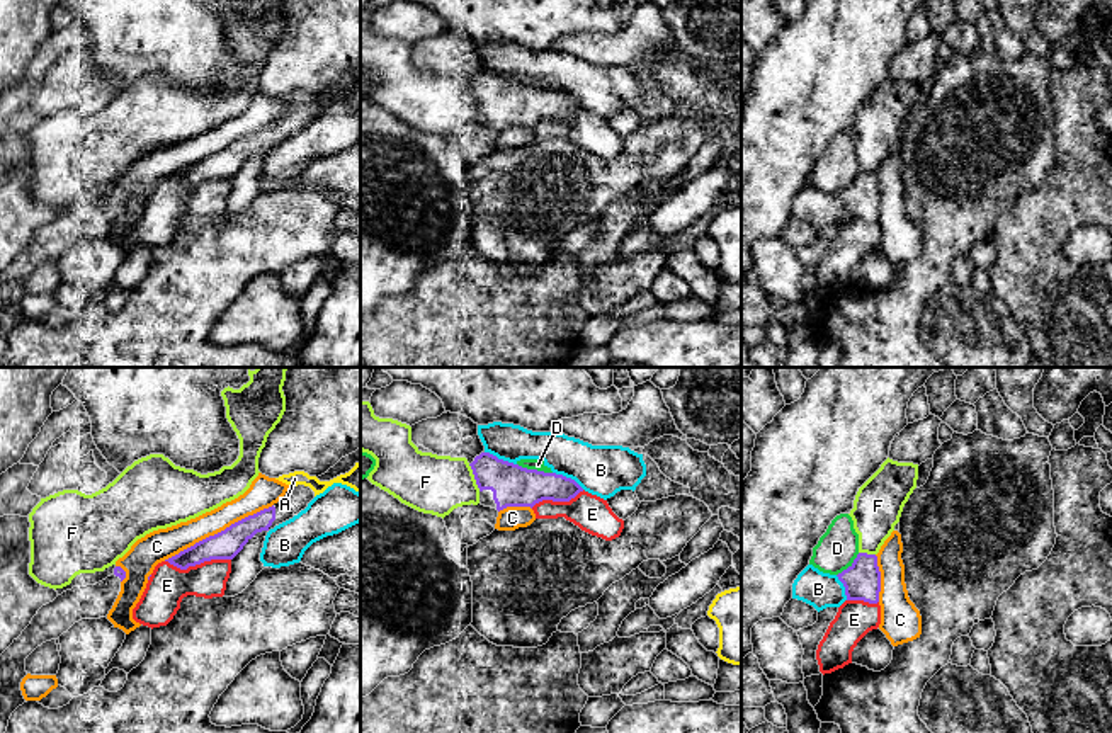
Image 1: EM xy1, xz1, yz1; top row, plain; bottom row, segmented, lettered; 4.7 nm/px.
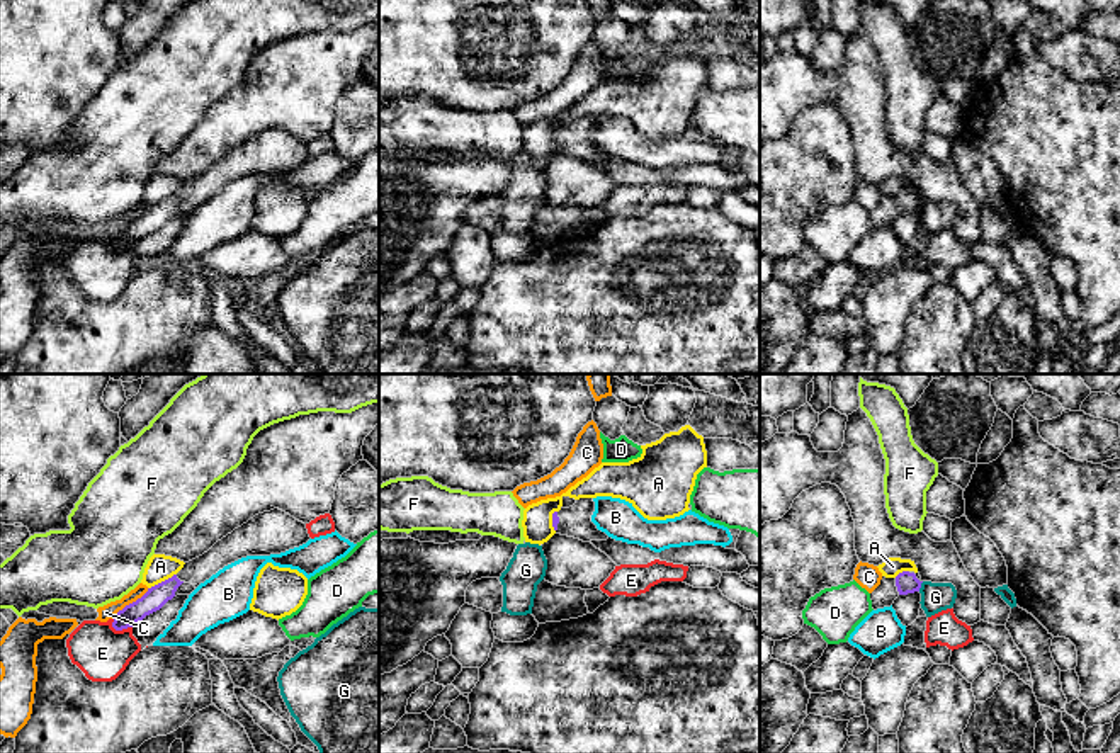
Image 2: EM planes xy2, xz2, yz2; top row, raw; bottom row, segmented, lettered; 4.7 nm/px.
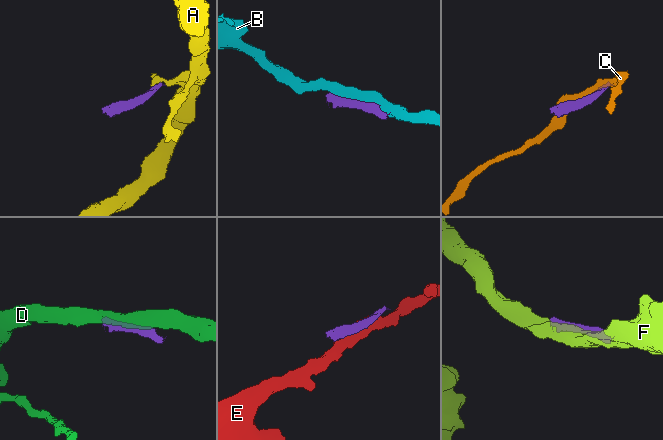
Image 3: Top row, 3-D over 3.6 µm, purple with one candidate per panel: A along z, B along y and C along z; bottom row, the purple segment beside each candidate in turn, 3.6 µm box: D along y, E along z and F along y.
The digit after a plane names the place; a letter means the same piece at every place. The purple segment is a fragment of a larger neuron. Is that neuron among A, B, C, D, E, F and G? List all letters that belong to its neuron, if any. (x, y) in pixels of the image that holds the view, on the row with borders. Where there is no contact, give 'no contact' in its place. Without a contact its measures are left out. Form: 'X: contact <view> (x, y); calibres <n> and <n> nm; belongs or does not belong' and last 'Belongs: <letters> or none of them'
A: contact xy2 (162, 582); calibres 100 and 120 nm; does not belong
B: contact xz1 (500, 460); calibres 200 and 180 nm; does not belong
C: contact xy1 (218, 533); calibres 140 and 140 nm; does not belong
D: contact xz1 (534, 470); calibres 200 and 50 nm; does not belong
E: contact xy1 (198, 563); calibres 140 and 190 nm; does not belong
F: contact xz1 (475, 478); calibres 200 and 280 nm; does not belong
G: contact yz2 (920, 587); calibres 100 and 140 nm; does not belong
Belongs: none of them

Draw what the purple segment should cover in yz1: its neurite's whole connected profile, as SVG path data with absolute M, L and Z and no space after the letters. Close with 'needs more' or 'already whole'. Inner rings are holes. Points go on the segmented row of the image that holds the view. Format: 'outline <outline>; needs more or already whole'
outline M859 553L854 563L837 577L845 587L847 600L879 602L881 571L876 554Z; already whole

